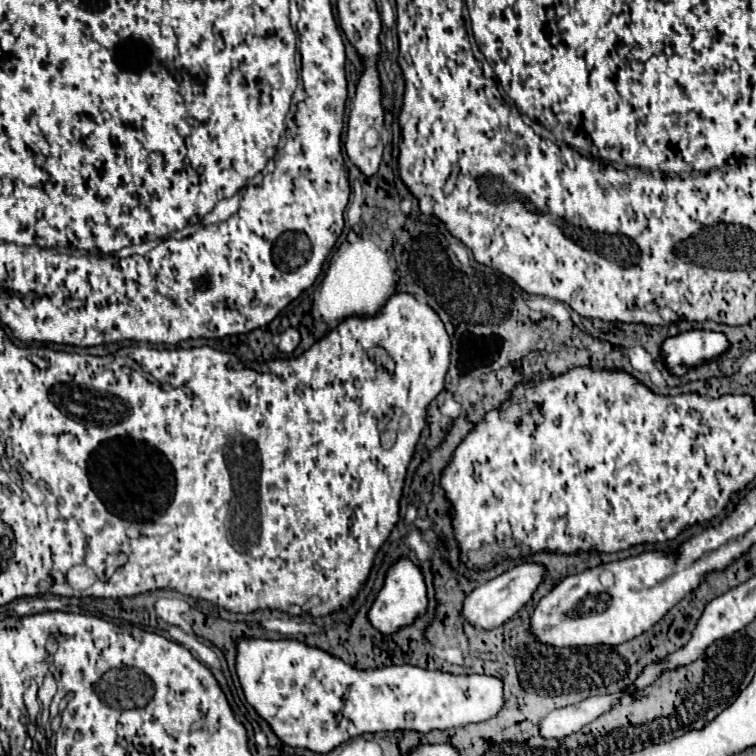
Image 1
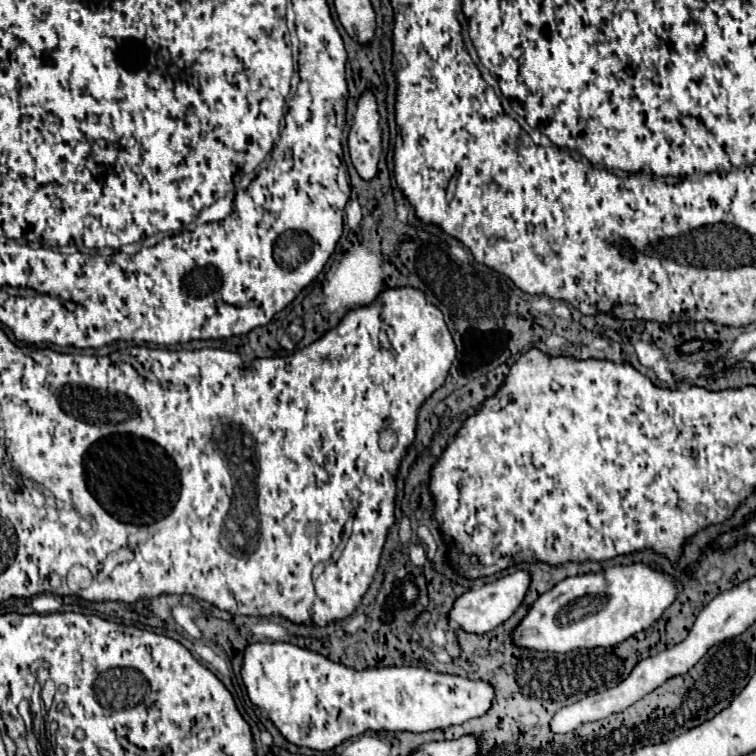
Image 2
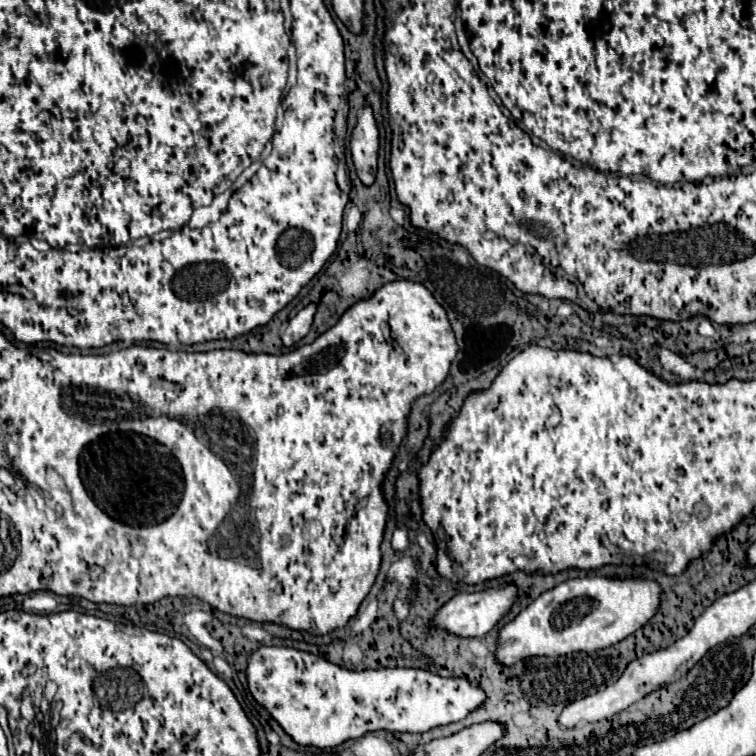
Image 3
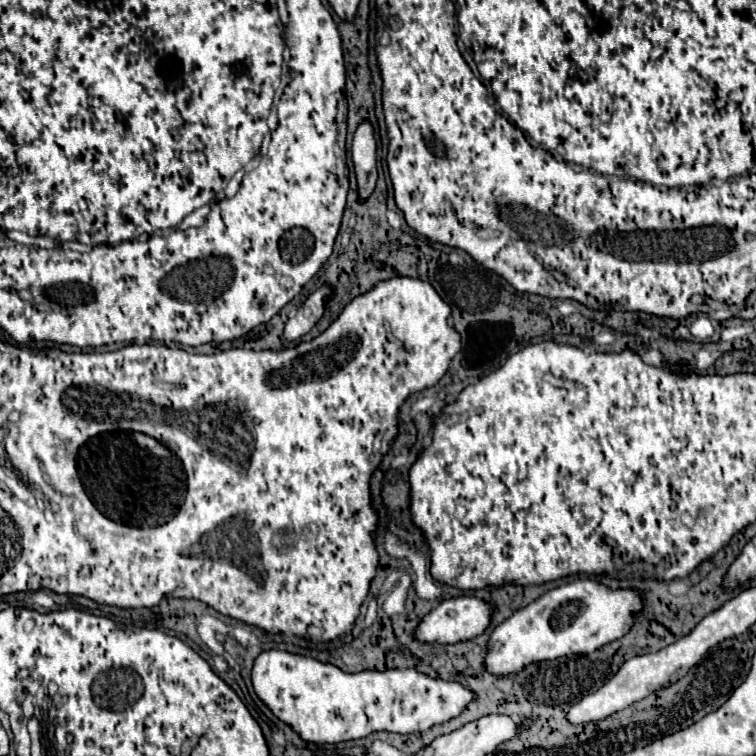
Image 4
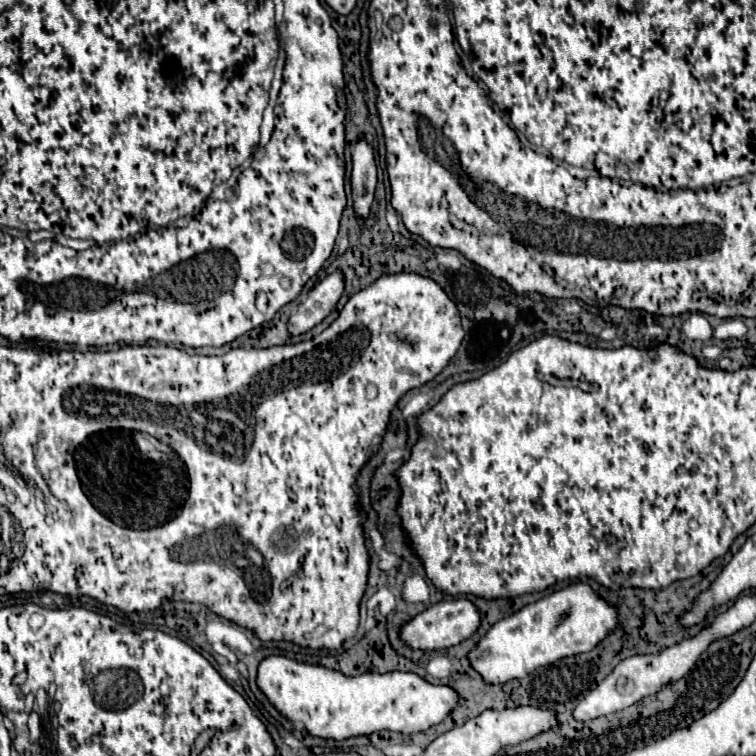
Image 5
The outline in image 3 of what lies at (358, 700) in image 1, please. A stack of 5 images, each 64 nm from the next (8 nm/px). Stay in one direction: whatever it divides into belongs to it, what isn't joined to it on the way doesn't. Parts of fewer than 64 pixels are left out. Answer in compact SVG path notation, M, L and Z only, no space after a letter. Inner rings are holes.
M260 646L258 650L254 650L248 658L246 678L252 698L270 712L270 716L296 744L316 748L332 748L350 738L360 738L366 732L374 730L426 732L432 730L434 726L464 720L470 712L478 710L486 700L486 692L464 678L444 678L430 670L420 668L382 668L350 672L342 666L328 662L322 656L314 656L286 646Z

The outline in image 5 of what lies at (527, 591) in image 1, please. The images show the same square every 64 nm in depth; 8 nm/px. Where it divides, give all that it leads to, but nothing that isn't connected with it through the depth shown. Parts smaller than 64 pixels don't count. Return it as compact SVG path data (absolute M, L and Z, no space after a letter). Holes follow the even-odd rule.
M452 598L452 600L442 600L438 604L432 604L422 614L418 614L408 624L404 624L400 632L410 648L440 650L440 648L456 646L462 640L470 638L480 628L480 624L482 624L482 614L468 598Z

